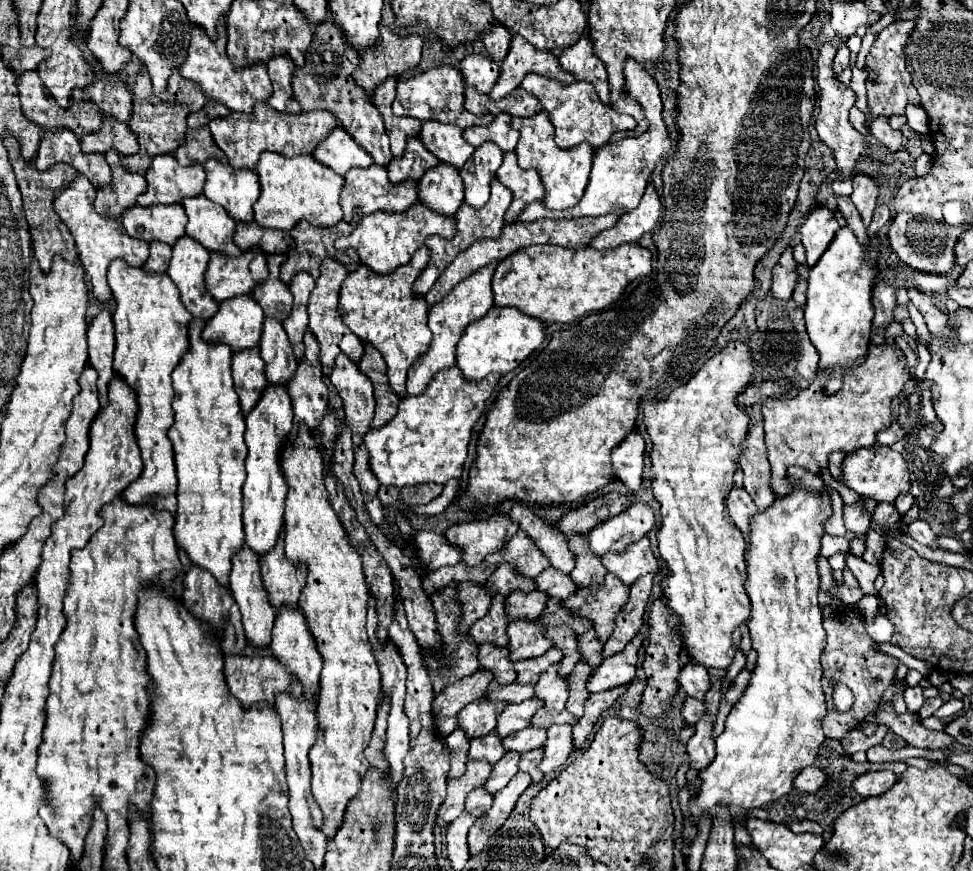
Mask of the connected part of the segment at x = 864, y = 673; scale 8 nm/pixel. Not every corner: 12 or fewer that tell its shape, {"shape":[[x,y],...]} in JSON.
{"shape":[[863,618],[825,620],[823,692],[847,684],[851,712],[827,702],[825,738],[843,740],[875,712],[899,660],[877,652]]}

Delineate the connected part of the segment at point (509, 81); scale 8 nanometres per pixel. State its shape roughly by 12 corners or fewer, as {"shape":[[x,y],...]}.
{"shape":[[513,36],[489,98],[511,94],[527,74],[573,82],[553,52]]}

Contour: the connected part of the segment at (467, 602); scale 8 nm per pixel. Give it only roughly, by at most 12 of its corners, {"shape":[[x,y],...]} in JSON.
{"shape":[[461,584],[461,632],[483,618],[491,608],[491,592],[485,584]]}

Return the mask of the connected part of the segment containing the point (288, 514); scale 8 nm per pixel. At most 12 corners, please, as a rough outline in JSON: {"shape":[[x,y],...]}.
{"shape":[[308,427],[281,466],[285,554],[323,656],[311,786],[333,840],[381,698],[369,588]]}

